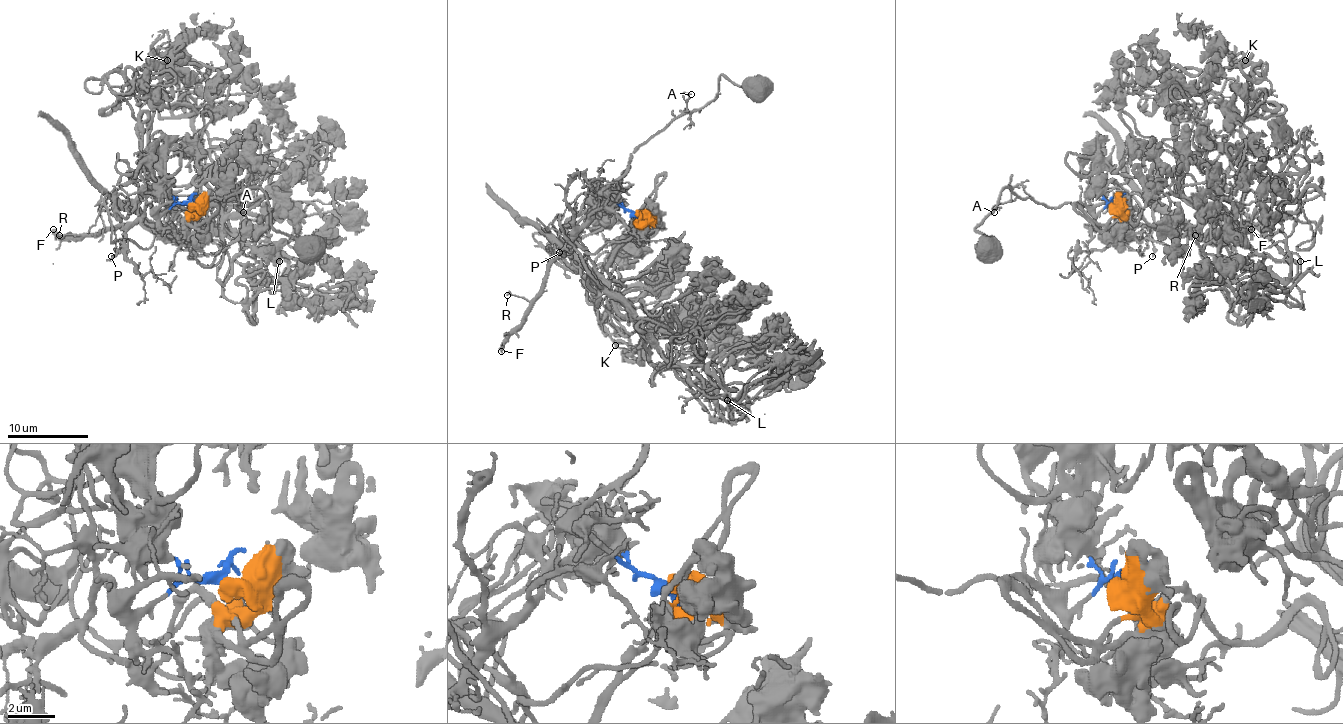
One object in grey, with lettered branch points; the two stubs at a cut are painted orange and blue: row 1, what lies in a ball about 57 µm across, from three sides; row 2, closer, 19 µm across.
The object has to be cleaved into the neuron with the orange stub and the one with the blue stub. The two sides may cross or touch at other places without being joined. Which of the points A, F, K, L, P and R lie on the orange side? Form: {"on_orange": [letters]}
{"on_orange": ["K", "L"]}

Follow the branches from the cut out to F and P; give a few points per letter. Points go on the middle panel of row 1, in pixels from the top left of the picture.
F: (636, 212), (603, 194), (599, 198), (597, 208), (549, 269), (541, 295), (500, 352)
P: (636, 212), (625, 210), (605, 194), (563, 249), (563, 255), (559, 253)

